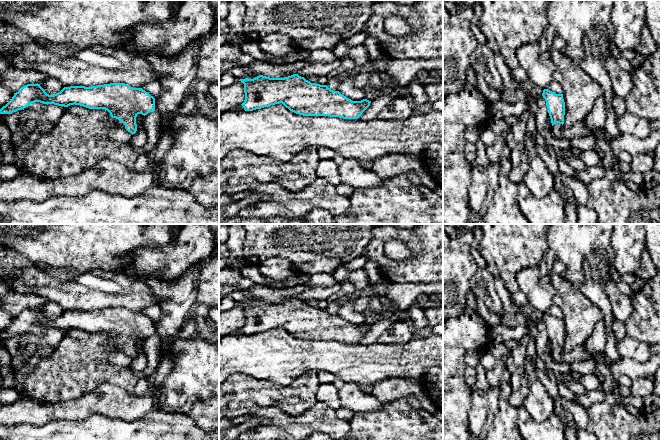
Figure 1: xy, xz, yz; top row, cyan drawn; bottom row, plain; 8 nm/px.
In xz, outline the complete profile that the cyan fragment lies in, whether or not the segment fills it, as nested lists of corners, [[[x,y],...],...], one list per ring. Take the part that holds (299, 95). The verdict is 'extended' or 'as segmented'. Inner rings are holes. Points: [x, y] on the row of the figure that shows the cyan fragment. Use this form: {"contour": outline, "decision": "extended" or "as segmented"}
{"contour": [[[298,74],[284,78],[270,78],[259,75],[253,79],[245,78],[240,79],[240,81],[244,84],[245,100],[241,105],[245,111],[253,111],[282,103],[290,111],[303,116],[358,119],[371,103],[367,99],[352,101],[339,91],[333,91],[327,85],[311,83]]], "decision": "as segmented"}

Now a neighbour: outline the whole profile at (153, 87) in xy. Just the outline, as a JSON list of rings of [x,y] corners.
[[[151,80],[150,82],[146,83],[143,87],[143,90],[148,92],[154,98],[158,97],[161,93],[161,84],[159,80]]]

